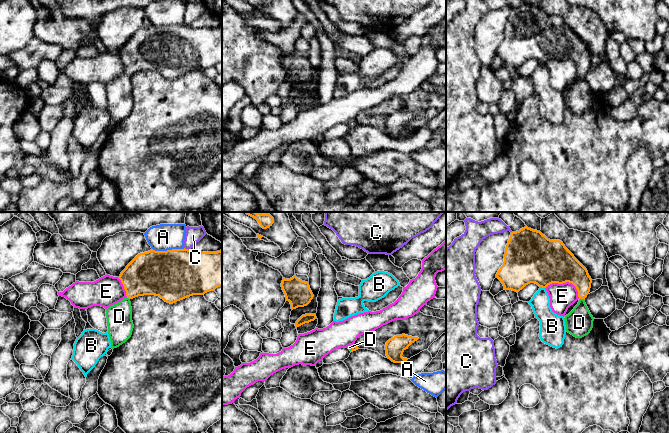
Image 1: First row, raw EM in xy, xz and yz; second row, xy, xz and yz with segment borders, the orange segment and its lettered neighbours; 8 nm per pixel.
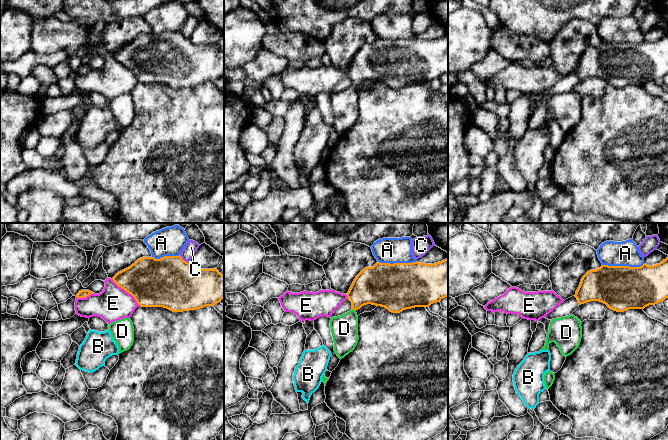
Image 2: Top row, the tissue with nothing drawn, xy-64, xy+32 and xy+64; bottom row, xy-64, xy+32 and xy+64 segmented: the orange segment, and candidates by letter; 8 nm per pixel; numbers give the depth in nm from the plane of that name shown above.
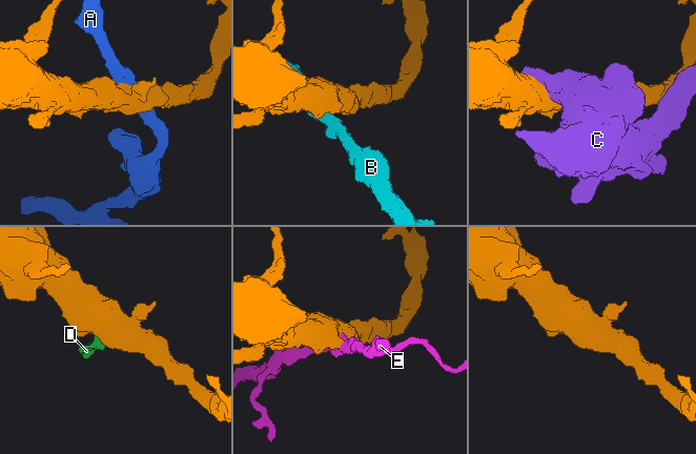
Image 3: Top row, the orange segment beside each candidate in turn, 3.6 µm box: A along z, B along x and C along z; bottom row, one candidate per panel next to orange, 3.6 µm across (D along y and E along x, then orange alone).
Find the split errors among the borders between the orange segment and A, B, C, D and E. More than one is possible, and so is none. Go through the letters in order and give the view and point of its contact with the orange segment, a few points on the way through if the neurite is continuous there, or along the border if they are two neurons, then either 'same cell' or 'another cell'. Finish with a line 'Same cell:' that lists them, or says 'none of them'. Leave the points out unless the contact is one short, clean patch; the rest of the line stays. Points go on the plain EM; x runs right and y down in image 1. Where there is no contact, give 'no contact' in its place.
A: xy (168, 26) | another cell
B: yz (542, 63) | another cell
C: xy (187, 25) | another cell
D: yz (582, 74) | across yz (570, 46), (582, 58), (582, 74), (579, 98) | same cell
E: yz (566, 57) | another cell
Same cell: D

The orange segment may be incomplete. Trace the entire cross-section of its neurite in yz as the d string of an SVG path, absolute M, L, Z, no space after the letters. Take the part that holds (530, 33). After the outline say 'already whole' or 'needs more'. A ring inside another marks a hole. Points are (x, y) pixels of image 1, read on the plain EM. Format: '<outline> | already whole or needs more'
M527 2L511 8L504 38L496 53L505 66L517 69L530 59L542 64L552 59L572 59L578 67L579 78L564 94L566 107L582 114L592 106L594 94L585 79L592 55L562 17L550 16Z | needs more

